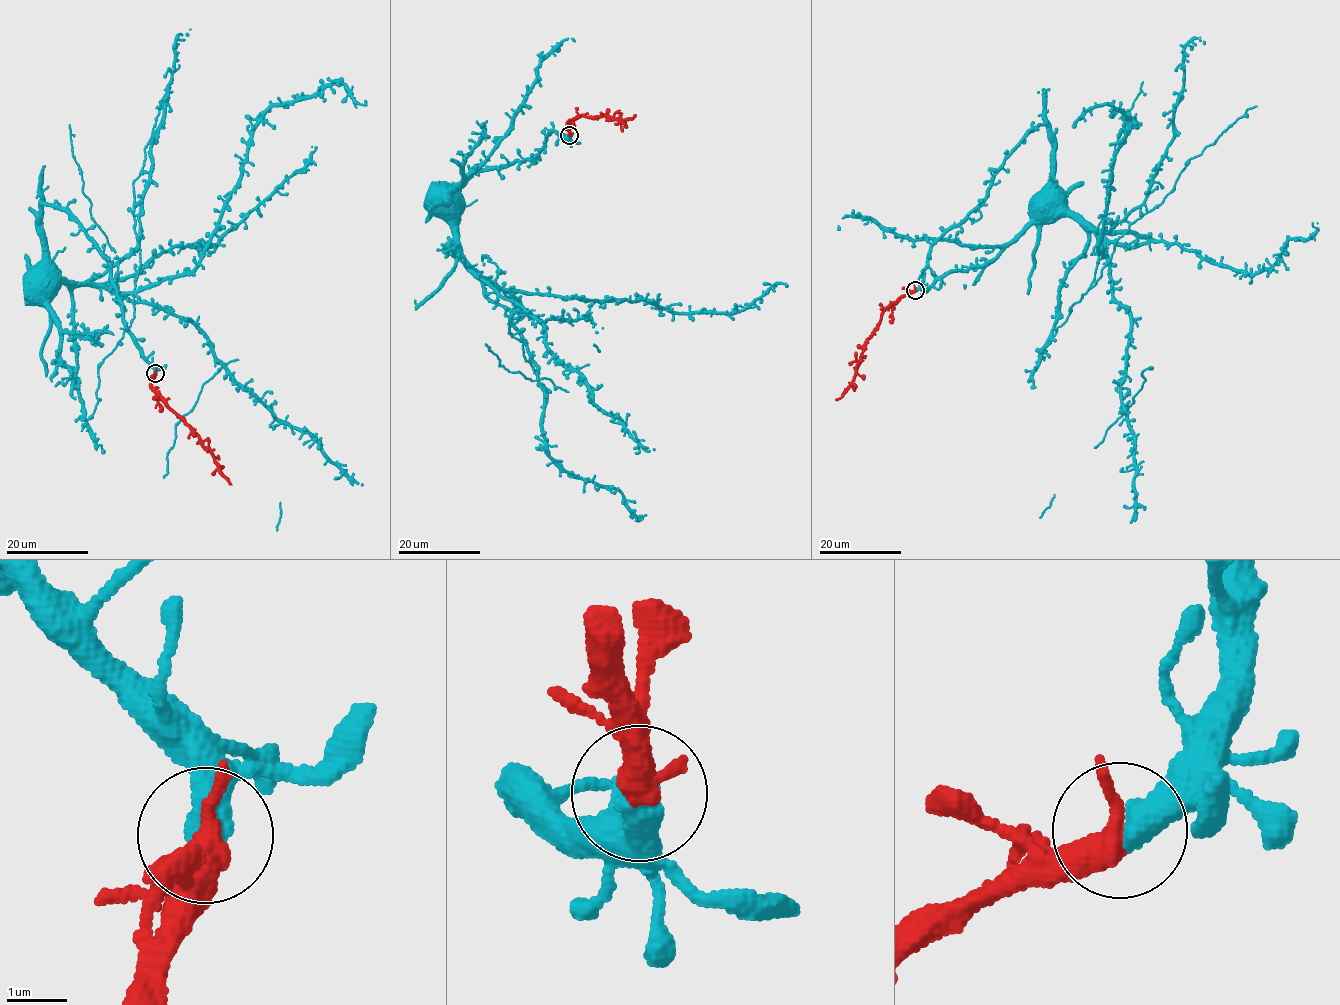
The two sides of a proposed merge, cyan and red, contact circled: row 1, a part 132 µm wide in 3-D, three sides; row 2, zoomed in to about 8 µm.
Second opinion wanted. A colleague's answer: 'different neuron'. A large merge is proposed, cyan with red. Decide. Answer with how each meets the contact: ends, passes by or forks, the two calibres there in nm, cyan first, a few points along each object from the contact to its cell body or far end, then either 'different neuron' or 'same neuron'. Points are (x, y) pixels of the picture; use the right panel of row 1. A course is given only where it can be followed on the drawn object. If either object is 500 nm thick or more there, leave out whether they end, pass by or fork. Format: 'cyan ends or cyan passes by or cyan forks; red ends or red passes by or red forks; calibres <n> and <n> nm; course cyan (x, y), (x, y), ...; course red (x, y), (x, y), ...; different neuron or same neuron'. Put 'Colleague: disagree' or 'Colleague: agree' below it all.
calibres 550 and 380 nm; course cyan (915, 290), (930, 248), (982, 201), (1004, 159), (1028, 133), (1043, 124), (1052, 146), (1051, 181), (1041, 195); course red (915, 290), (901, 296), (884, 312), (866, 342), (854, 382), (836, 400); same neuron
Colleague: disagree

